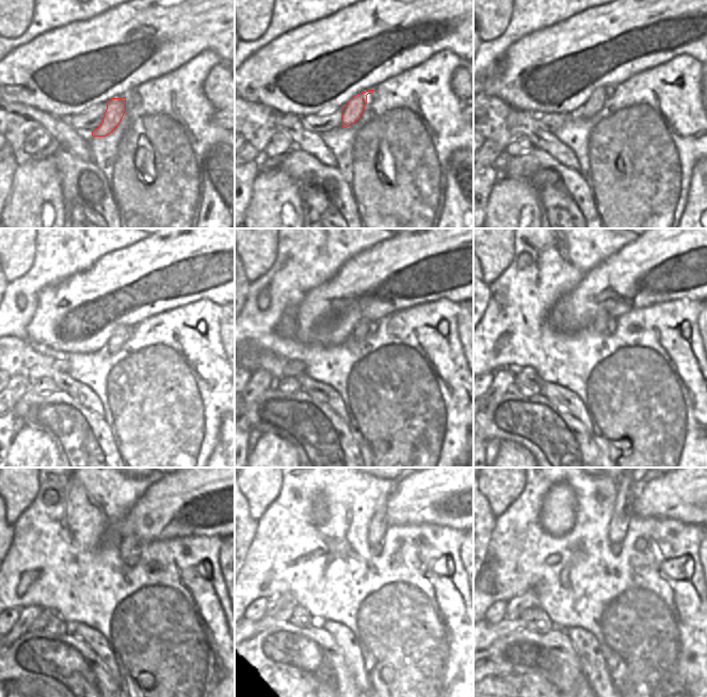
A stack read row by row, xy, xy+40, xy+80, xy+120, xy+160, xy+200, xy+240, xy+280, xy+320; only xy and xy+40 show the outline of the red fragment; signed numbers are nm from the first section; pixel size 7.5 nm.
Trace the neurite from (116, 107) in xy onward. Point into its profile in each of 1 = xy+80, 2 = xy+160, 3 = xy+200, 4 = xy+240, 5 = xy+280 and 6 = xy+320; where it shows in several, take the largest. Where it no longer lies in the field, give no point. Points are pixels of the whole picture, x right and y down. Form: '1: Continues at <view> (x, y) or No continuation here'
1: Continues at xy+80 (594, 104)
2: Continues at xy+160 (364, 328)
3: Continues at xy+200 (604, 322)
4: Continues at xy+240 (129, 547)
5: Continues at xy+280 (379, 524)
6: Continues at xy+320 (627, 489)

